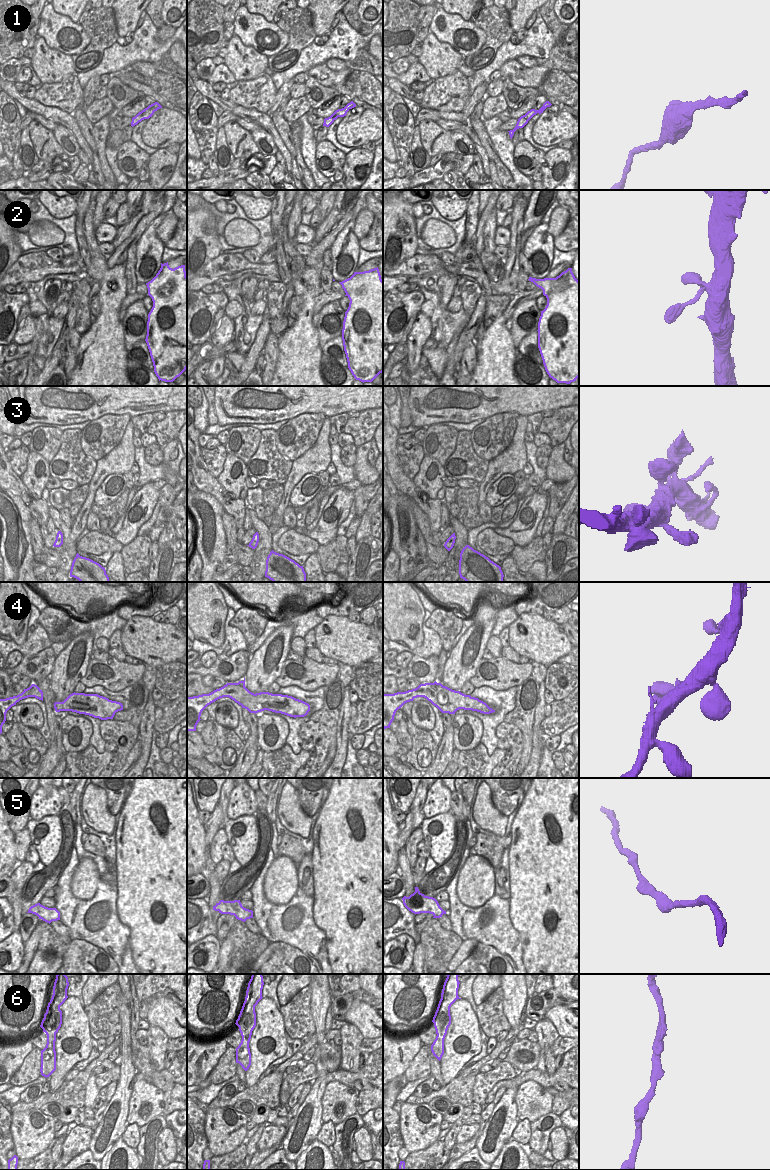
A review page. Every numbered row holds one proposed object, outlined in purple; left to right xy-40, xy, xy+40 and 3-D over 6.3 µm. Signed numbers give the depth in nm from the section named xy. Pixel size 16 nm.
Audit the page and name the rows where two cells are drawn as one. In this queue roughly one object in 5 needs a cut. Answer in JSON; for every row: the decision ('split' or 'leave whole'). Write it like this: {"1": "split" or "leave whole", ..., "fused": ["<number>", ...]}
{"1": "leave whole", "2": "leave whole", "3": "leave whole", "4": "leave whole", "5": "leave whole", "6": "leave whole", "fused": []}

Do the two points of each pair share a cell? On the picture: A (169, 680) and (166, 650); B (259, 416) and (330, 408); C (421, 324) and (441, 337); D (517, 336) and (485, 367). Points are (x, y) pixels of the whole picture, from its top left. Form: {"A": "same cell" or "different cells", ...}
{"A": "different cells", "B": "same cell", "C": "different cells", "D": "different cells"}

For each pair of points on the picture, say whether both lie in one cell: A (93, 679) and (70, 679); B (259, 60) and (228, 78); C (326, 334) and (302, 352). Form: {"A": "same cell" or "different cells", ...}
{"A": "different cells", "B": "different cells", "C": "different cells"}

